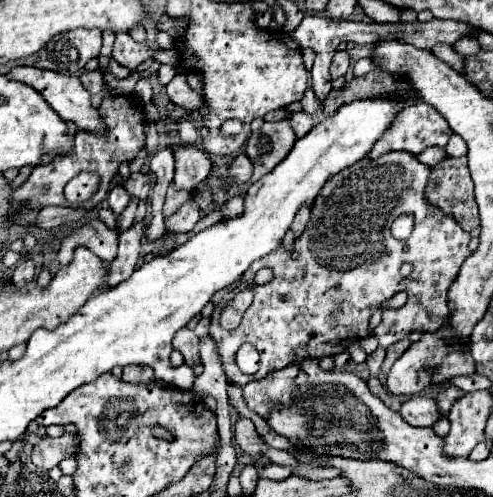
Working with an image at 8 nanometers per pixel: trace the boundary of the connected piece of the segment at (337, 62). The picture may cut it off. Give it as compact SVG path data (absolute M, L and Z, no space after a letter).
M336 51L334 59L332 59L332 65L330 65L330 75L332 75L332 79L338 79L338 77L346 75L348 65L350 65L348 51Z

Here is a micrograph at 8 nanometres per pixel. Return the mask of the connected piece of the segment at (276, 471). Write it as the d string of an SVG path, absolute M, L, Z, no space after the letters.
M268 465L262 469L260 477L266 477L266 479L272 479L272 481L284 481L288 479L290 475L294 475L294 469L292 467L282 467L282 465Z

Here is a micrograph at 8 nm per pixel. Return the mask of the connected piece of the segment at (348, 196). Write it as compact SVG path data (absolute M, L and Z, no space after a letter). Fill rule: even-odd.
M394 151L386 153L374 161L362 159L350 165L348 169L342 169L334 177L326 181L318 197L312 205L312 217L302 235L294 241L294 253L286 253L284 247L276 253L270 253L250 265L250 269L244 273L244 277L238 283L238 289L252 287L254 289L254 301L250 309L244 313L244 319L236 331L226 331L220 327L218 317L222 303L214 307L212 323L210 323L210 337L216 341L216 351L222 357L224 373L230 383L236 383L244 387L250 381L258 381L266 377L270 371L284 369L292 363L302 363L304 359L320 359L326 355L338 355L348 349L352 341L364 339L368 335L370 317L380 309L380 305L388 299L392 299L396 293L404 291L408 295L408 301L400 309L382 309L382 321L374 329L374 337L380 341L380 347L390 347L394 341L408 337L414 331L438 331L446 319L448 319L448 289L452 281L456 279L460 265L470 255L468 243L470 233L462 231L462 227L456 221L450 221L450 217L442 217L434 205L428 205L424 197L426 181L430 167L422 165L414 155ZM398 215L412 215L414 217L414 231L406 241L398 241L390 235L390 225ZM408 261L414 265L414 271L408 277L400 275L400 265ZM264 269L272 269L272 281L266 285L254 285L254 275ZM248 341L252 343L260 353L260 369L254 375L244 375L234 365L234 357L238 347Z

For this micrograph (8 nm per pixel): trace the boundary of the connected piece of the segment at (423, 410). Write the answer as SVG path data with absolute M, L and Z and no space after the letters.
M422 395L410 397L408 401L404 401L400 415L412 427L432 427L442 417L438 403L430 397L422 397Z

